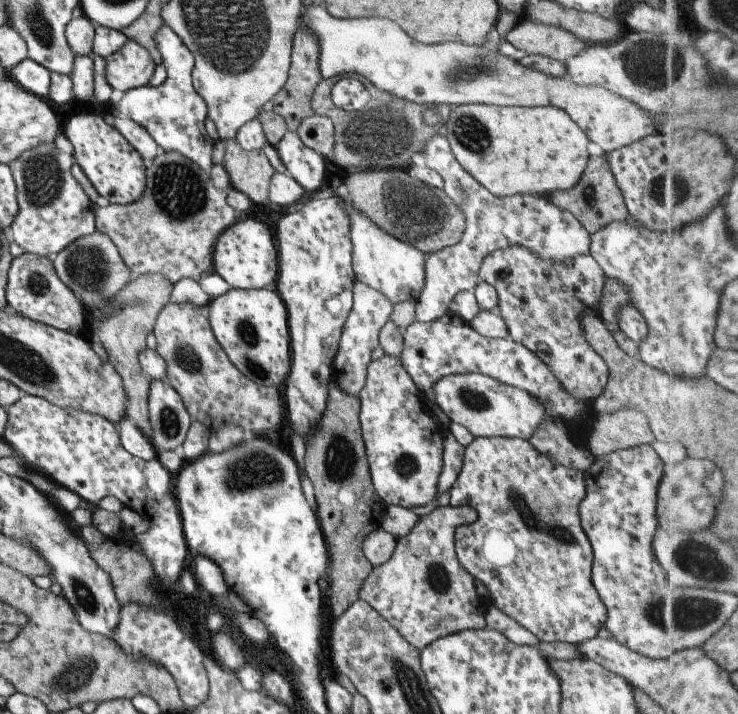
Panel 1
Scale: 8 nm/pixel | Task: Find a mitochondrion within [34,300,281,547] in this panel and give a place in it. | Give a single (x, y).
(246, 333)

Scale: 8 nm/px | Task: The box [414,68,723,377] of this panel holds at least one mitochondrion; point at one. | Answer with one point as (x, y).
(470, 132)

